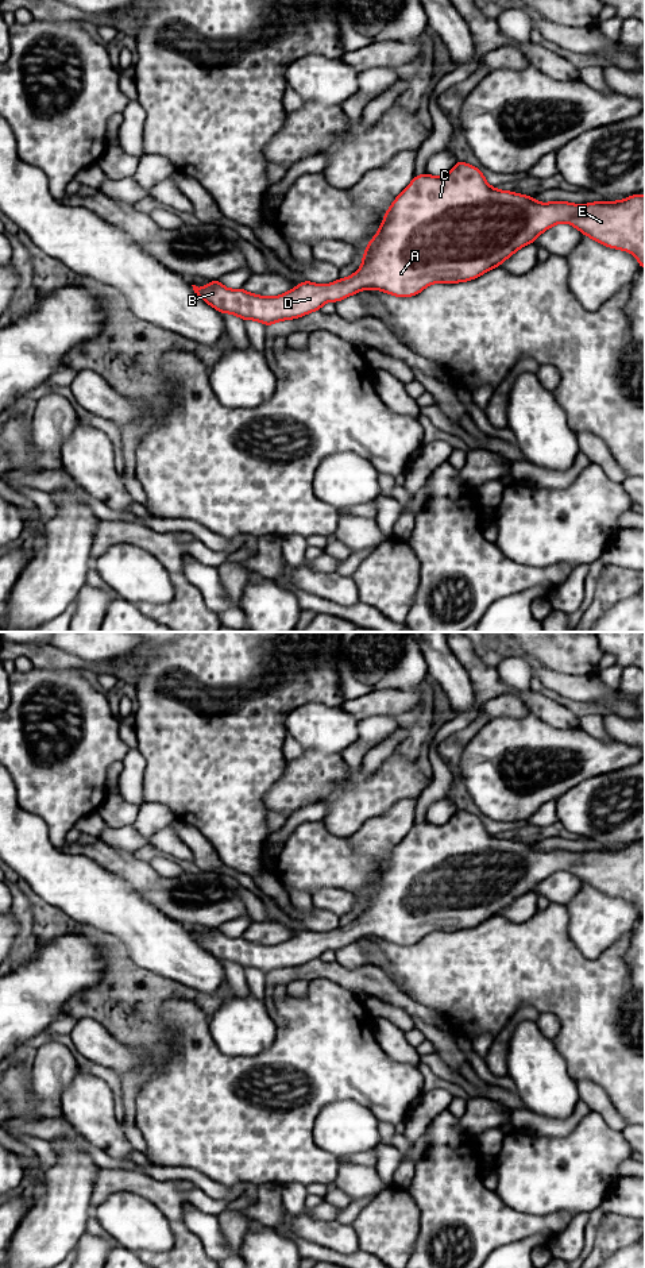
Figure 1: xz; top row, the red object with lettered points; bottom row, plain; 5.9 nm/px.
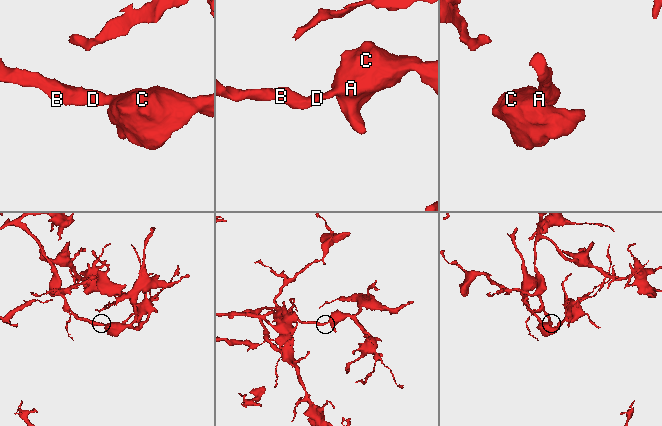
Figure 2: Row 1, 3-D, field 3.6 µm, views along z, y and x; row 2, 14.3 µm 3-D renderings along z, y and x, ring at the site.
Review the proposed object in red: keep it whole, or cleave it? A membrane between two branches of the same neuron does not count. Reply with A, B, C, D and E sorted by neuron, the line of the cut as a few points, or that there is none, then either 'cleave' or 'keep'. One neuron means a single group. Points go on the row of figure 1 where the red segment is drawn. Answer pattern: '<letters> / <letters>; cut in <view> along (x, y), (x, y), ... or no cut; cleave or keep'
A B C D E; no cut; keep

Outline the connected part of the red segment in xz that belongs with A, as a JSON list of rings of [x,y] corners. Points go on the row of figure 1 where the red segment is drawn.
[[[456,162],[445,177],[433,177],[428,173],[414,176],[409,186],[394,199],[383,216],[378,234],[367,242],[360,269],[347,278],[327,285],[304,281],[291,290],[274,297],[263,297],[240,289],[227,289],[220,281],[209,281],[205,288],[193,286],[194,293],[220,313],[232,313],[246,320],[256,320],[266,327],[281,320],[291,320],[308,315],[328,302],[337,302],[364,289],[378,289],[397,297],[412,297],[436,282],[456,284],[475,280],[490,269],[510,258],[517,250],[532,244],[548,228],[568,223],[583,235],[600,244],[632,253],[640,269],[645,267],[645,196],[633,194],[621,201],[595,201],[584,205],[552,201],[537,203],[534,197],[499,190],[487,184],[482,171],[466,162]]]

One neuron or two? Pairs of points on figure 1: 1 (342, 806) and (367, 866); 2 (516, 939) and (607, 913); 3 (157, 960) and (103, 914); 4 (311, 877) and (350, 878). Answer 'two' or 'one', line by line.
1: two
2: two
3: one
4: one

